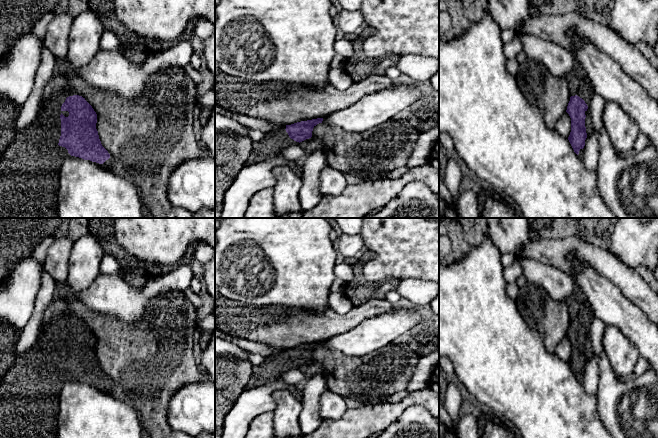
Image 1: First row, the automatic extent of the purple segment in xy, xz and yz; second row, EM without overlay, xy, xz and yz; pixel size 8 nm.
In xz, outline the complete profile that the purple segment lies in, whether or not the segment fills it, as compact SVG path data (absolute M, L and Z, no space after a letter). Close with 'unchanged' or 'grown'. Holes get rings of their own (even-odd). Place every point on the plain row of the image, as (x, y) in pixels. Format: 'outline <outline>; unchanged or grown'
outline M317 342L291 349L282 349L278 354L266 357L263 363L253 366L247 388L276 381L283 373L299 369L300 366L312 361L313 352L322 345L323 342Z; grown

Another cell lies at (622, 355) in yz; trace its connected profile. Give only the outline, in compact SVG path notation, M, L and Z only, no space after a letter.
M606 326L602 345L612 370L621 379L631 379L640 359L631 341L614 326Z

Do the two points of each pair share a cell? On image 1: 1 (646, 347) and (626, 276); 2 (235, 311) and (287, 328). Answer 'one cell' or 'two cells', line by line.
1: two cells
2: one cell

